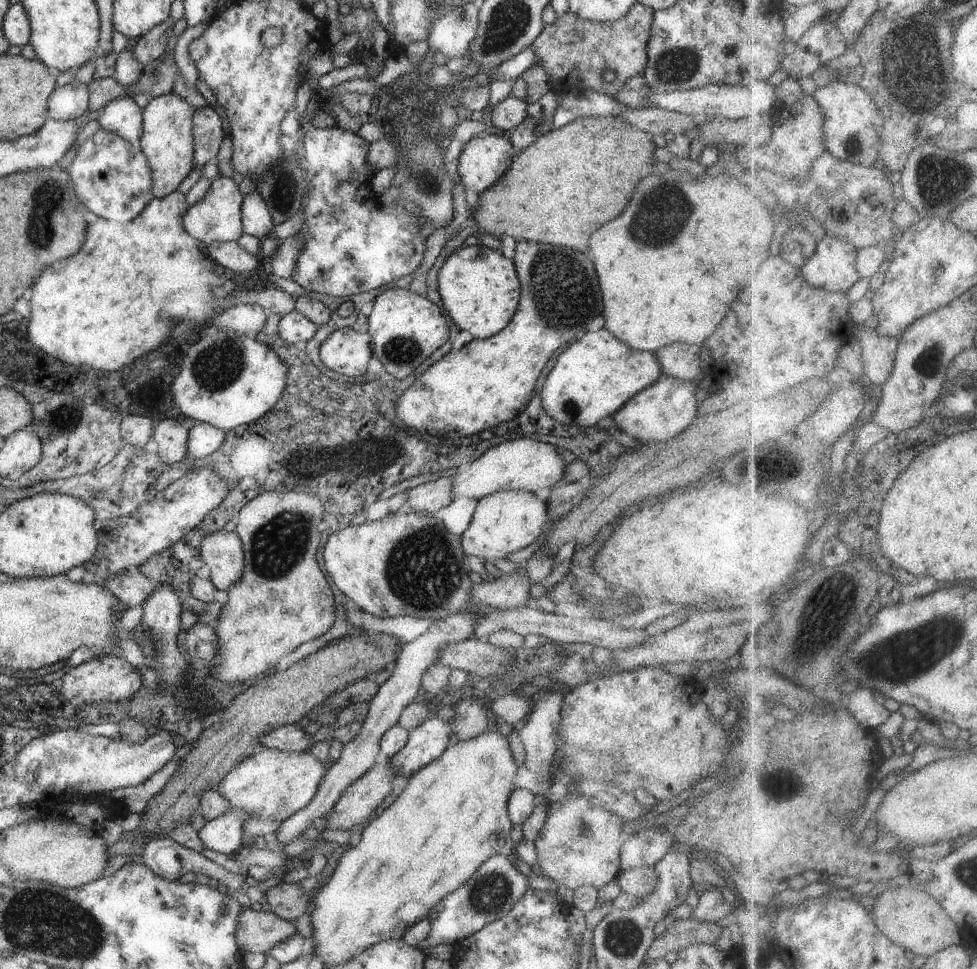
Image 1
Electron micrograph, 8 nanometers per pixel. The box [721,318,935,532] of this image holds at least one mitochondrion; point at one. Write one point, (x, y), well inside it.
(774, 465)

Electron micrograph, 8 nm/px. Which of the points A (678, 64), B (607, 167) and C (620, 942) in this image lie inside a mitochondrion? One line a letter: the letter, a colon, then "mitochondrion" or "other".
A: mitochondrion
B: other
C: mitochondrion

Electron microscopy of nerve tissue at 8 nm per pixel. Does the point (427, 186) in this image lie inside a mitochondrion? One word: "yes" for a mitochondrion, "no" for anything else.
yes

